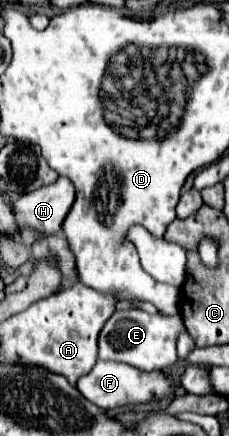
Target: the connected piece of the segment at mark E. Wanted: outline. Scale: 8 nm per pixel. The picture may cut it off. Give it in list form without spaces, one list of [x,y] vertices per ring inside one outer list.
[[[138,309],[116,311],[98,337],[98,359],[128,363],[144,373],[170,369],[178,361],[176,341],[186,331],[180,315],[148,315]]]

